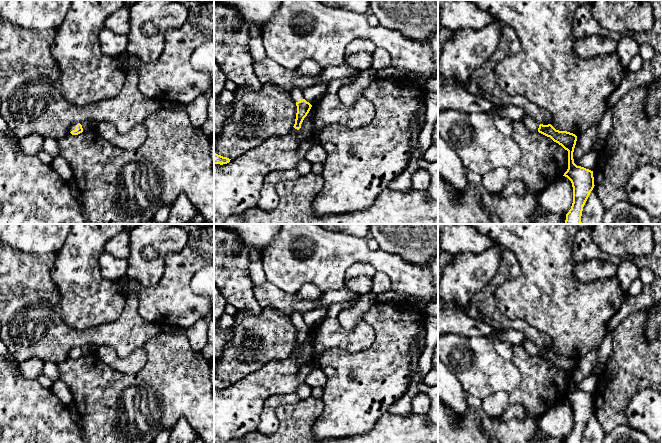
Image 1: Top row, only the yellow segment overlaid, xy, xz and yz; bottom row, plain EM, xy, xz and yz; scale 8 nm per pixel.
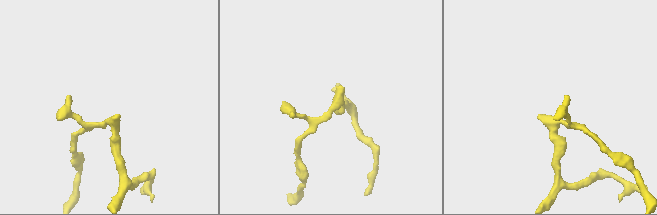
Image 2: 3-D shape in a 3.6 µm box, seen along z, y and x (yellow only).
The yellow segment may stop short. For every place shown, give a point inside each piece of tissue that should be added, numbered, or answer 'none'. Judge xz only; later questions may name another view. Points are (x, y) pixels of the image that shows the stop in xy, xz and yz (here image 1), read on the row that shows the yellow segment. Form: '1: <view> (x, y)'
1: xz (297, 95)

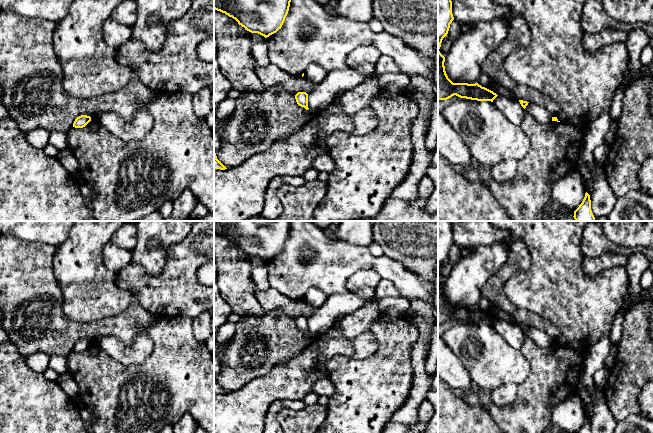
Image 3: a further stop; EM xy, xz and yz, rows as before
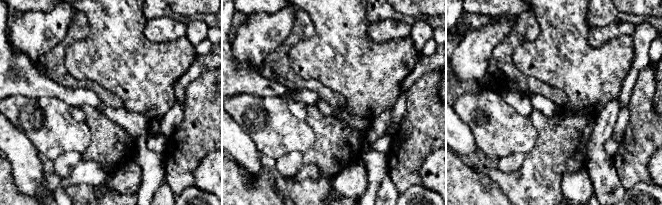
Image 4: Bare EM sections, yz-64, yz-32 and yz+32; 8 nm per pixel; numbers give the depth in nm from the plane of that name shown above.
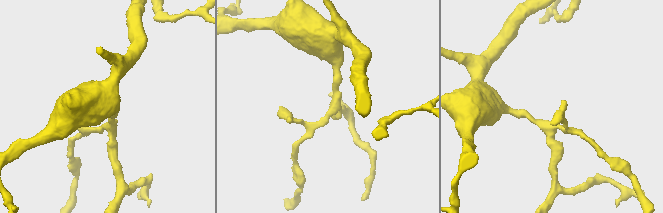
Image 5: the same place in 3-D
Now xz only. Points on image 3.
none

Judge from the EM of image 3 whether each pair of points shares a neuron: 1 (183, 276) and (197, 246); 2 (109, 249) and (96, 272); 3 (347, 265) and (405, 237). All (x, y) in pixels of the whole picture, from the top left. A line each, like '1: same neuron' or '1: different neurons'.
1: same neuron
2: different neurons
3: different neurons

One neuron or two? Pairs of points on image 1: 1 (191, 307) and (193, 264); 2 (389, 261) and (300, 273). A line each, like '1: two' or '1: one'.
1: one
2: one

